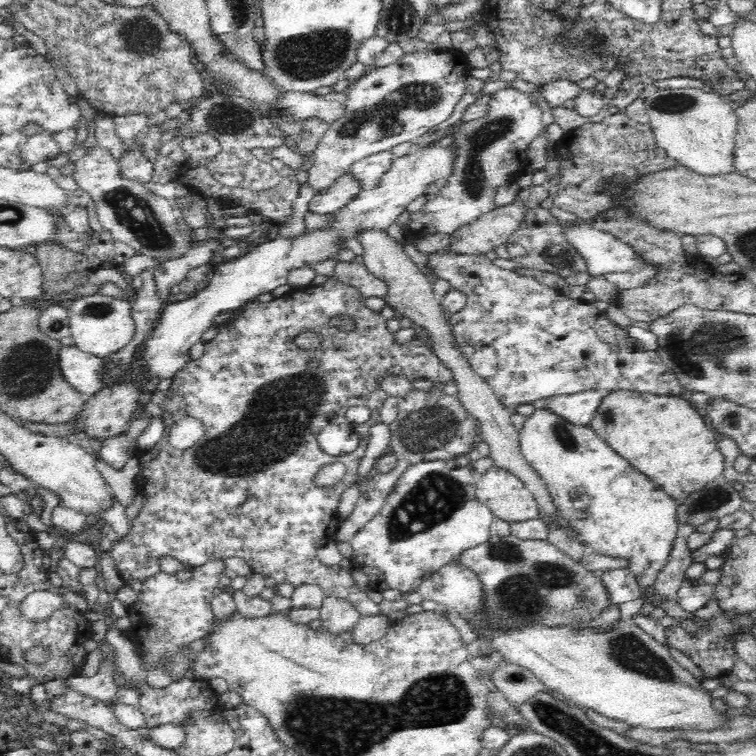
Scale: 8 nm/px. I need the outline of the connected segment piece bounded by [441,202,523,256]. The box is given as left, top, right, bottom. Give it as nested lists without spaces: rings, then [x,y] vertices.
[[[517,204],[496,207],[480,216],[473,224],[458,228],[451,234],[450,244],[441,250],[442,255],[481,256],[504,245],[510,234],[523,220],[523,210]]]

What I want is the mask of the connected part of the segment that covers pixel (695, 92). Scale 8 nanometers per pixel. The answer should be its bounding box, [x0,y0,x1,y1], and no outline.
[643,88,737,174]

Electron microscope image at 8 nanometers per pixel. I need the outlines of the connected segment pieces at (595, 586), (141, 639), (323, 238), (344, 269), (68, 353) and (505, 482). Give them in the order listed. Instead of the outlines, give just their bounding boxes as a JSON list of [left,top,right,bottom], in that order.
[[460,536,608,627],[125,557,224,682],[142,140,451,379],[333,262,386,300],[58,345,104,401],[475,465,539,522]]

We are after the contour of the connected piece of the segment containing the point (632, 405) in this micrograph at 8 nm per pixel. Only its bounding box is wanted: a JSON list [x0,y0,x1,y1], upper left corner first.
[589,391,723,505]

